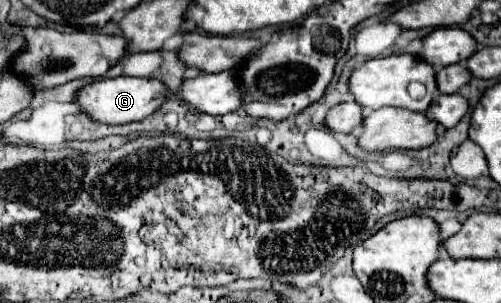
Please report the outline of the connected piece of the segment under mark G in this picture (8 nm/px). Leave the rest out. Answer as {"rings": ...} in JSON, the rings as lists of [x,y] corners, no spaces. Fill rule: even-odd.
{"rings":[[[117,76],[117,78],[101,78],[77,92],[75,104],[81,108],[83,114],[93,118],[95,122],[119,126],[127,122],[137,122],[153,114],[165,98],[165,84],[151,78],[131,78],[131,76]]]}

